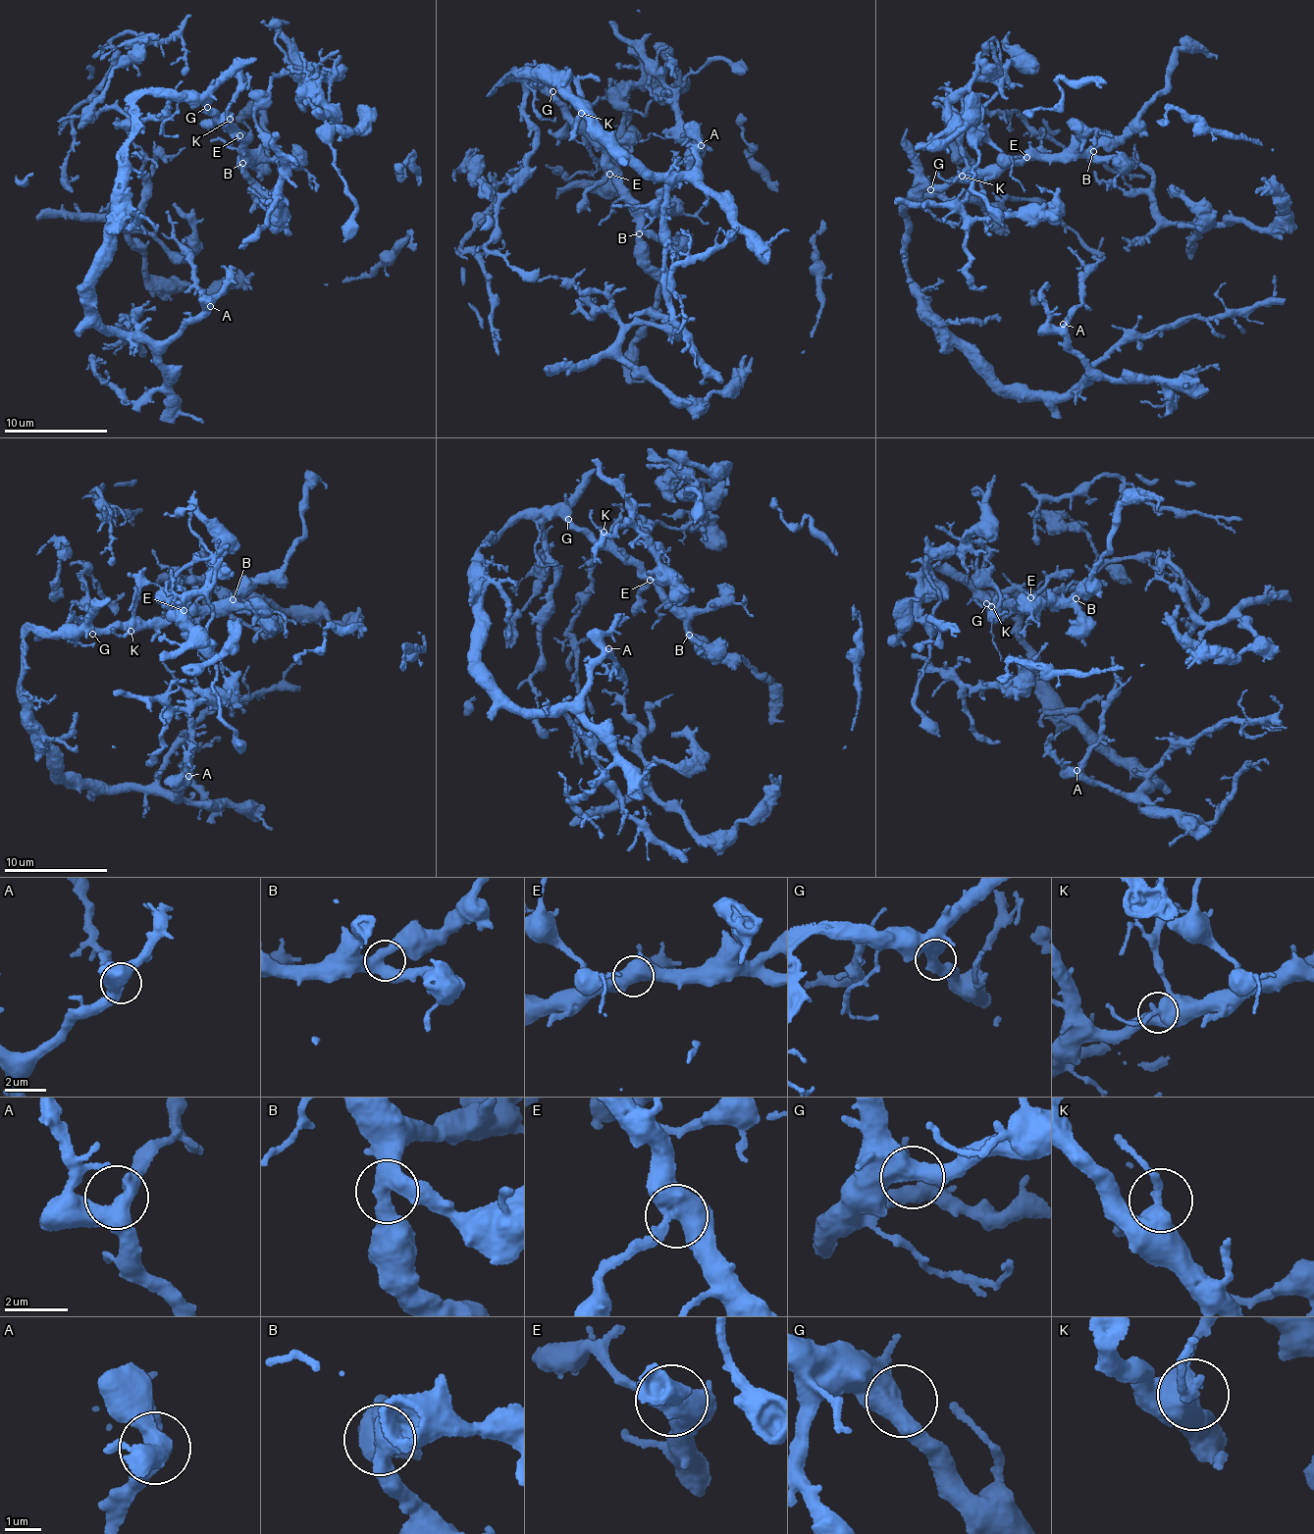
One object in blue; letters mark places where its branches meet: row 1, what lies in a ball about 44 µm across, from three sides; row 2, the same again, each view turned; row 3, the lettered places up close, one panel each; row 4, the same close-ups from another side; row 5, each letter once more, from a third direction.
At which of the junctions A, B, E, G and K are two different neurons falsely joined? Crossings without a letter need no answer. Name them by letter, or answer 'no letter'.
no letter

